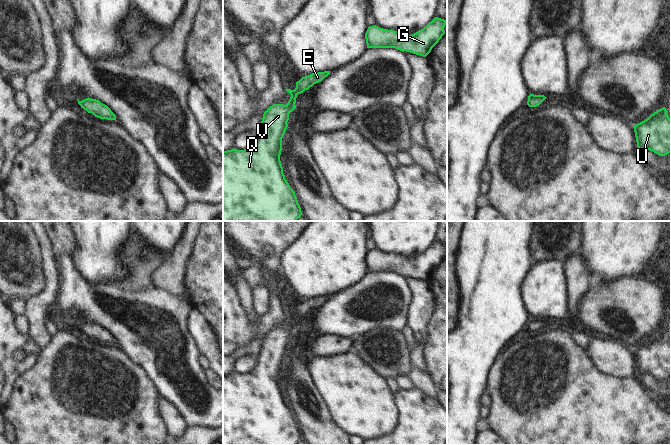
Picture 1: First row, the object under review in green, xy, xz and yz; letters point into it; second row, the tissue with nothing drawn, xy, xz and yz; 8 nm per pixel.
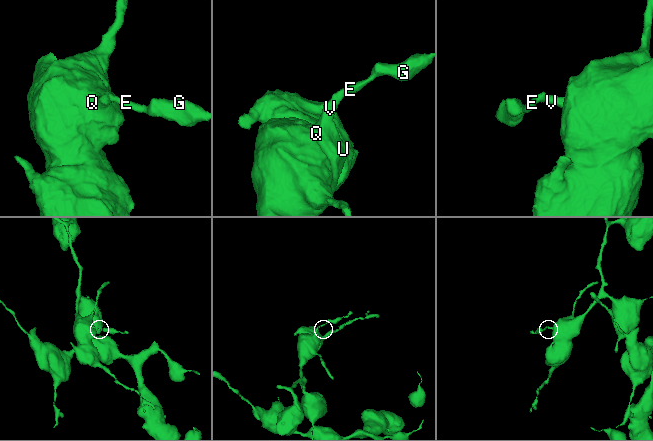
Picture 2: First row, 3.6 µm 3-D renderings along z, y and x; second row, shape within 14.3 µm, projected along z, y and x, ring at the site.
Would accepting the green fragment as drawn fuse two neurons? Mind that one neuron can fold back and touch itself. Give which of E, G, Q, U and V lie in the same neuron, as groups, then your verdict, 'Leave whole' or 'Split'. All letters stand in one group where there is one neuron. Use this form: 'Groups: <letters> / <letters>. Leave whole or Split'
Groups: E G Q U V. Leave whole.

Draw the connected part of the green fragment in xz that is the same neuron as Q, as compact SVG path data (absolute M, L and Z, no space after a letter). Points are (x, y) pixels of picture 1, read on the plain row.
M330 295L312 297L297 305L294 314L286 313L291 319L288 327L273 328L264 336L255 367L251 372L223 375L223 445L297 445L301 441L301 431L295 416L285 403L280 385L282 362L288 351L289 338L295 333L297 319L321 306L329 298Z

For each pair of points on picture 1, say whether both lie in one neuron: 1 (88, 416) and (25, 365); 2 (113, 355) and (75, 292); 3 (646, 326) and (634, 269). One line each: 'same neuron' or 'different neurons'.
1: different neurons
2: different neurons
3: different neurons

